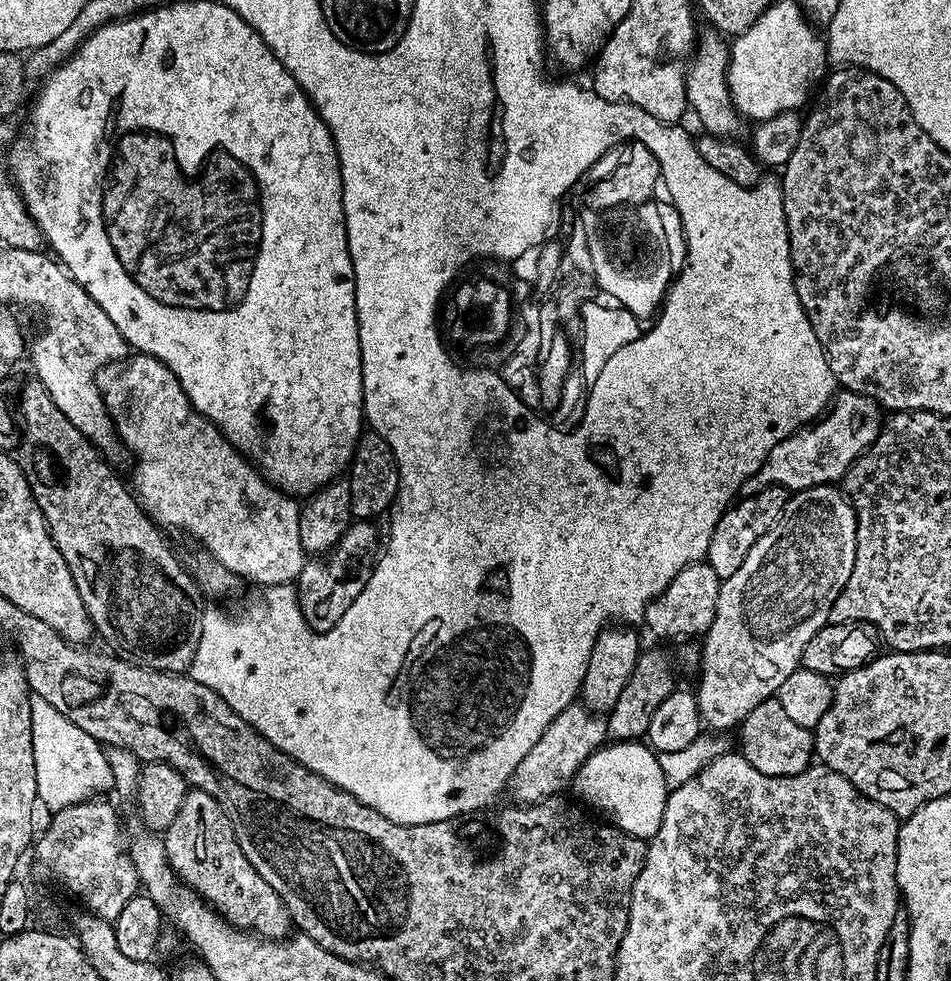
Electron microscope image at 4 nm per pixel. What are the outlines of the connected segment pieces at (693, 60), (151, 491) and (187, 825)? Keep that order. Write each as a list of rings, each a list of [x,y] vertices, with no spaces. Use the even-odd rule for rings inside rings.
[[[715,30],[701,35],[694,45],[690,57],[688,74],[685,76],[686,94],[691,115],[700,119],[700,124],[709,136],[723,136],[725,138],[739,137],[742,117],[732,105],[732,95],[728,89],[728,53],[729,45],[725,37]]]
[[[136,354],[126,364],[129,373],[124,381],[127,388],[124,410],[115,413],[114,423],[123,447],[136,455],[134,492],[144,511],[157,525],[169,524],[200,540],[199,547],[222,562],[222,566],[241,581],[253,580],[259,586],[296,581],[306,559],[298,530],[301,505],[288,493],[275,488],[244,453],[236,449],[205,416],[192,409],[178,378],[161,360]]]
[[[198,787],[188,790],[163,838],[164,853],[177,876],[236,928],[269,940],[285,939],[293,931],[292,915],[287,906],[274,886],[270,886],[270,882],[250,866],[246,854],[242,854],[232,820],[212,793]]]

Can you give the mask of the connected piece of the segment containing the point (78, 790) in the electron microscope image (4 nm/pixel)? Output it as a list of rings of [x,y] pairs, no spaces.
[[[33,696],[30,702],[30,718],[34,734],[34,766],[40,764],[38,800],[48,807],[49,813],[61,812],[83,800],[90,800],[112,788],[112,771],[107,751],[99,740],[90,738],[86,730],[74,726],[70,718],[58,714],[50,702],[41,696]]]

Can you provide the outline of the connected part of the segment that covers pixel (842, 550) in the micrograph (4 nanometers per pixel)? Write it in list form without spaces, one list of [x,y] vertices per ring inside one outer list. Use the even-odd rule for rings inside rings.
[[[816,484],[812,488],[789,495],[783,516],[777,520],[770,531],[762,534],[762,538],[758,538],[758,542],[754,542],[754,546],[750,546],[750,554],[746,554],[746,562],[742,562],[742,566],[738,566],[738,570],[734,570],[734,574],[730,574],[730,578],[723,580],[720,585],[714,622],[702,637],[704,649],[701,647],[698,652],[700,685],[694,688],[700,719],[708,728],[710,726],[720,728],[712,730],[735,729],[744,721],[746,714],[750,714],[750,710],[754,710],[754,706],[758,706],[758,702],[773,699],[776,691],[782,686],[782,682],[786,682],[786,678],[790,678],[790,674],[794,674],[796,669],[801,667],[800,659],[802,658],[802,650],[806,650],[806,642],[810,642],[810,638],[814,638],[814,634],[818,634],[818,630],[823,624],[828,623],[830,610],[834,606],[838,594],[842,594],[842,590],[850,578],[850,570],[854,570],[857,543],[856,510],[853,501],[839,487],[830,484]]]

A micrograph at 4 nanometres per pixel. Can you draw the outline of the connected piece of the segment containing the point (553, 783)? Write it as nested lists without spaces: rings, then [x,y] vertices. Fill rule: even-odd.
[[[583,702],[566,706],[566,710],[562,710],[562,714],[554,718],[554,722],[550,722],[542,738],[534,742],[530,754],[526,754],[522,762],[518,762],[510,781],[510,793],[516,799],[513,801],[527,806],[563,793],[563,788],[567,789],[576,777],[582,762],[586,762],[586,758],[590,758],[590,754],[594,754],[608,739],[608,721],[601,713],[592,711]]]

